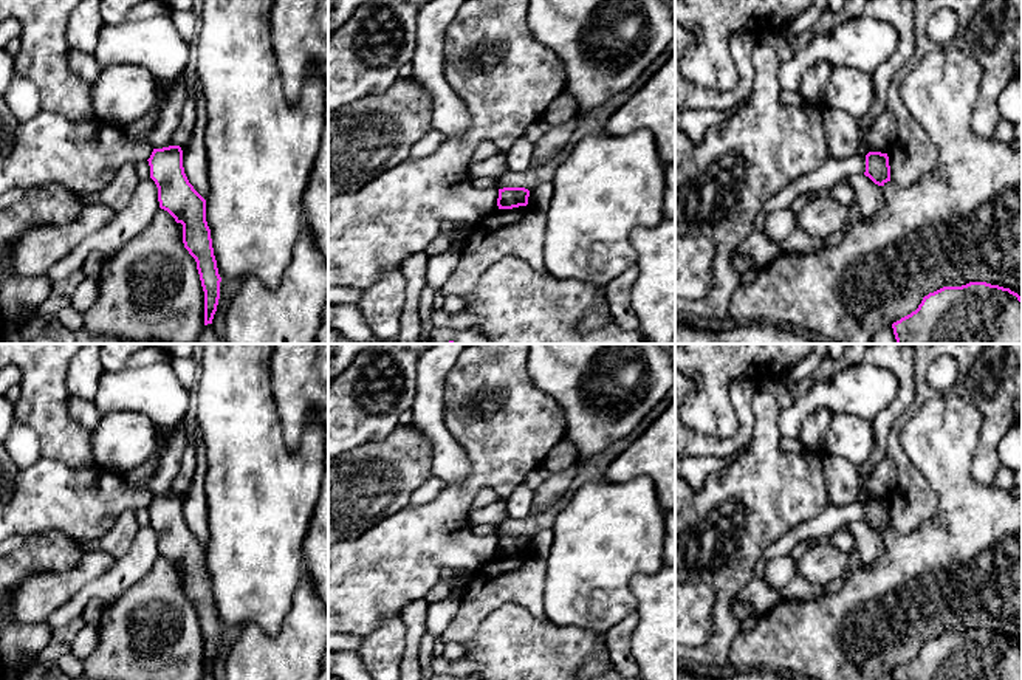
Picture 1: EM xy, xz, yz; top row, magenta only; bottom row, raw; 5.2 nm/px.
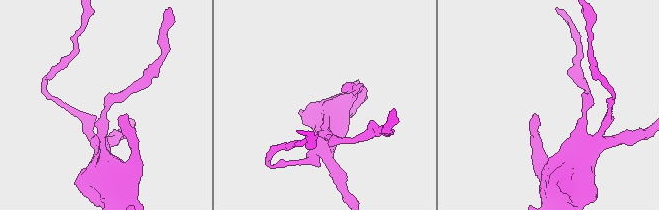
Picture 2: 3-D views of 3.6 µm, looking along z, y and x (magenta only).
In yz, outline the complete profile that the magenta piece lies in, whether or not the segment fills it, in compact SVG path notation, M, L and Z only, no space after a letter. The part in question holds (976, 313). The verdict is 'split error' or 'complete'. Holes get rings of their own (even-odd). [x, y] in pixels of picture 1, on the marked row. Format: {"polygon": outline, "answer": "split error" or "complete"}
{"polygon": "M986 282L943 287L892 328L897 344L1022 344L1022 297Z", "answer": "complete"}

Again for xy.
{"polygon": "M180 146L153 149L147 161L150 178L158 187L159 208L183 225L183 243L197 262L204 291L204 325L212 324L220 299L221 277L206 222L206 200L194 189L184 173Z", "answer": "complete"}

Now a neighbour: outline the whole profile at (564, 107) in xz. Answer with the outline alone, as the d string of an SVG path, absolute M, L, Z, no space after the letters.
M564 91L545 110L544 119L551 125L561 125L579 116L576 99Z

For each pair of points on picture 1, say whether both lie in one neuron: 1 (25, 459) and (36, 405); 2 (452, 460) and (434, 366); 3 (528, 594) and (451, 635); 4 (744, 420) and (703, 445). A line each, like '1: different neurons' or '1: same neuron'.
1: different neurons
2: same neuron
3: same neuron
4: same neuron

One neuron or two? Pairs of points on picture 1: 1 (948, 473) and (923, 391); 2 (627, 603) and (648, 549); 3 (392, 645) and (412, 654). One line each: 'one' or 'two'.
1: two
2: one
3: two

